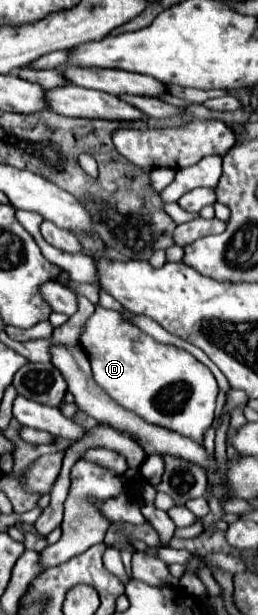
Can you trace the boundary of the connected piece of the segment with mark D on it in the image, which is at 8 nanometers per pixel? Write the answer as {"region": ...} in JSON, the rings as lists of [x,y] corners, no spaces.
{"region":[[[96,307],[96,313],[88,319],[84,333],[80,337],[80,345],[84,347],[84,351],[90,359],[94,381],[116,403],[134,411],[148,423],[172,429],[184,437],[190,437],[190,439],[202,443],[204,431],[214,421],[214,409],[216,409],[216,397],[218,397],[218,383],[206,365],[202,365],[196,357],[192,357],[184,349],[178,349],[172,345],[162,345],[162,343],[154,341],[150,335],[142,333],[136,325],[122,321],[118,311],[104,309],[104,307]]]}

